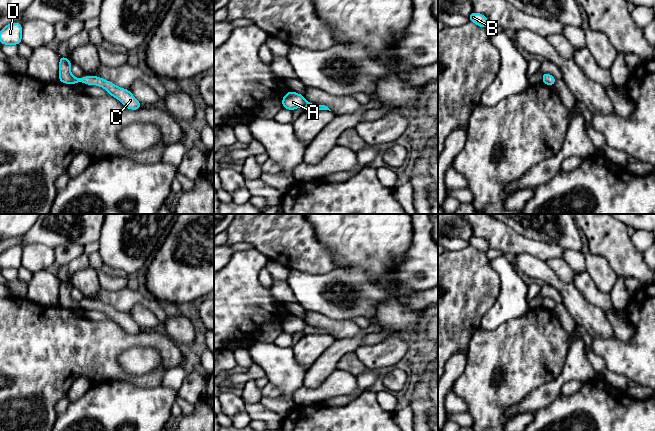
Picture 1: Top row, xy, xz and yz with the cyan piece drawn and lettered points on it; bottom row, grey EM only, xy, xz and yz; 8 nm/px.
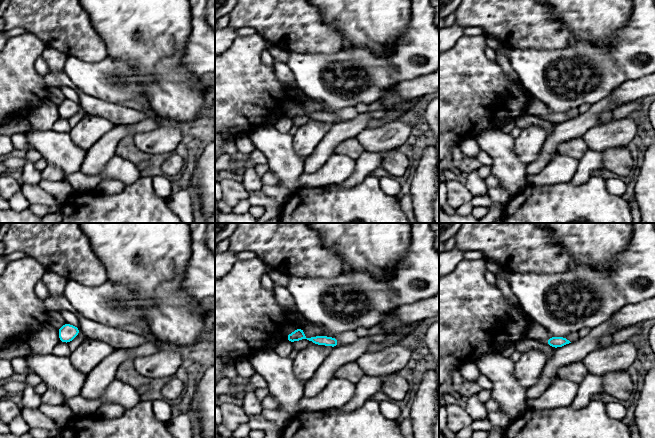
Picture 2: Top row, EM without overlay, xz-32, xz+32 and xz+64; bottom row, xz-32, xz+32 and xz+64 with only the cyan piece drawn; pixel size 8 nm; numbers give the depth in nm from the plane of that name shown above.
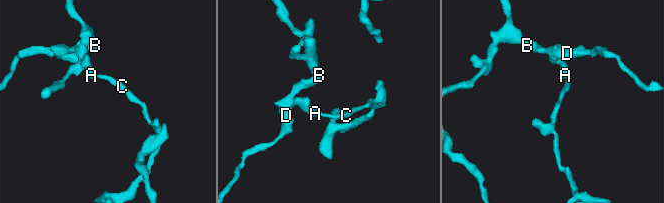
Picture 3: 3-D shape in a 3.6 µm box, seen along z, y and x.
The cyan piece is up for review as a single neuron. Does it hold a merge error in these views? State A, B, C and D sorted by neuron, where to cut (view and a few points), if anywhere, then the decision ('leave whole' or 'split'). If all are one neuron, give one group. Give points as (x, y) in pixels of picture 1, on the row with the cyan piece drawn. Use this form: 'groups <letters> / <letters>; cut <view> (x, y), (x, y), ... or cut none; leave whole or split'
groups A B C D; cut none; leave whole

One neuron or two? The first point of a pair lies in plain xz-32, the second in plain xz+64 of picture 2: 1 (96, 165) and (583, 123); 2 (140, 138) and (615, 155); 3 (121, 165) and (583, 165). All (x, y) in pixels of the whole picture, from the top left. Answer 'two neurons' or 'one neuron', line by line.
1: one neuron
2: two neurons
3: two neurons

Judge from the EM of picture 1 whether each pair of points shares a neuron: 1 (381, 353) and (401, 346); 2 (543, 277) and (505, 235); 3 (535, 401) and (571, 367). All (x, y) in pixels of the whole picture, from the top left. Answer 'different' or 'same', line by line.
1: same
2: different
3: same

